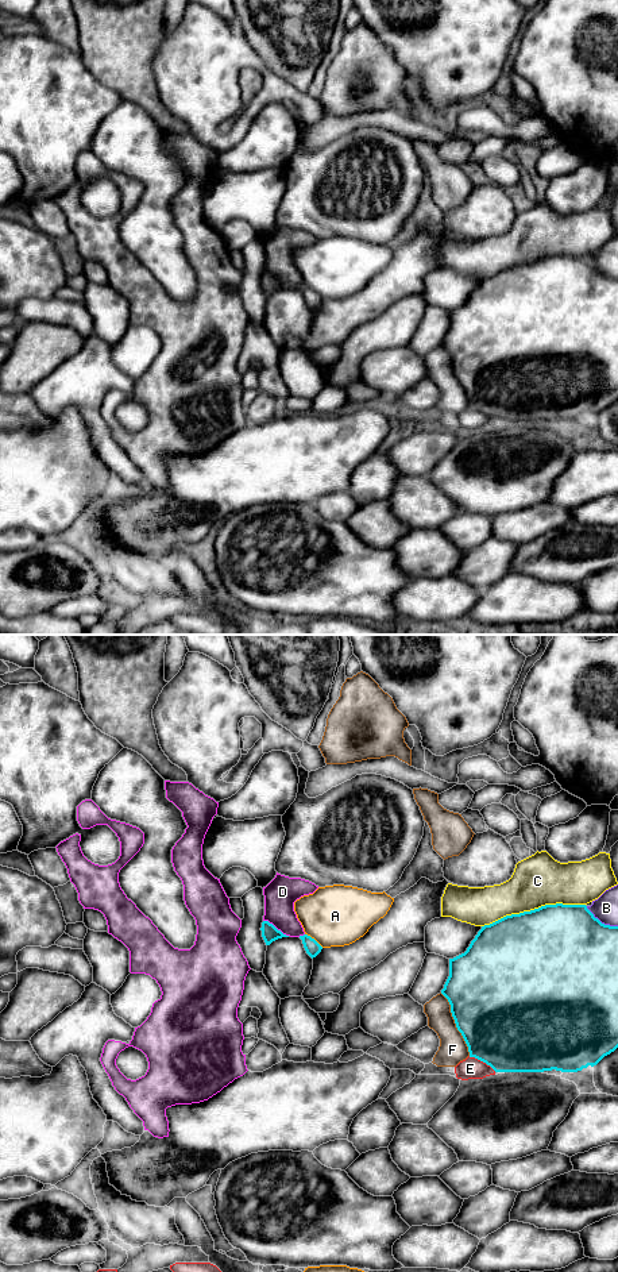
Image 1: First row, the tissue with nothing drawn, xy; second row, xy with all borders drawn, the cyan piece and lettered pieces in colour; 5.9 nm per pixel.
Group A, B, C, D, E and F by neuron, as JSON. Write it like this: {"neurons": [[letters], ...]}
{"neurons": [["A"], ["B"], ["C"], ["D"], ["E"], ["F"]]}

